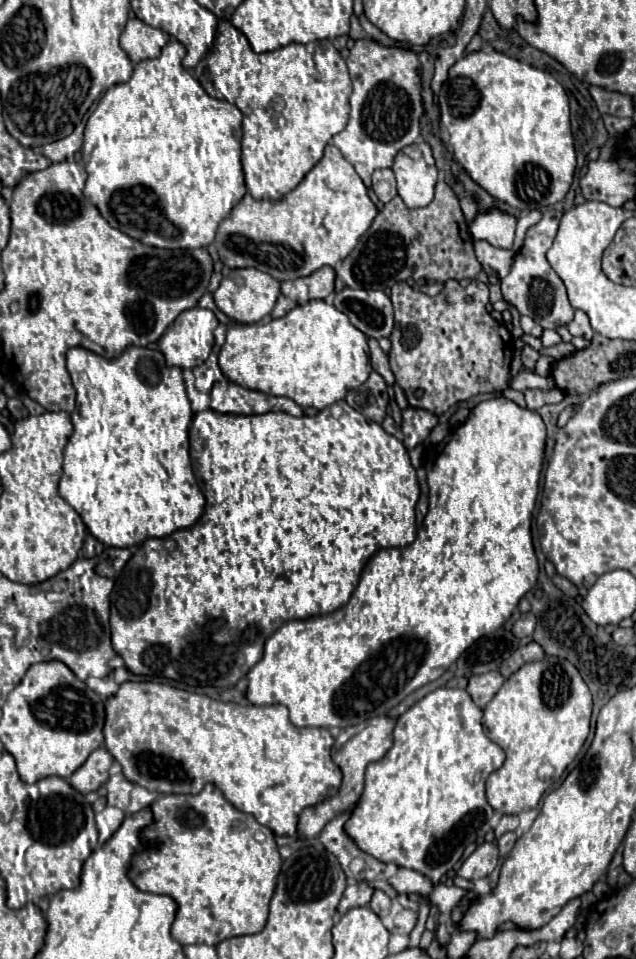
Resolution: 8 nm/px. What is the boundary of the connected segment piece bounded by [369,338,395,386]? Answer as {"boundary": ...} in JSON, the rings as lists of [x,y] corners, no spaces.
{"boundary":[[[369,338],[369,362],[371,362],[371,368],[375,372],[379,372],[387,384],[395,384],[395,376],[389,368],[389,360],[385,356],[385,352],[379,348],[379,342],[375,338]]]}

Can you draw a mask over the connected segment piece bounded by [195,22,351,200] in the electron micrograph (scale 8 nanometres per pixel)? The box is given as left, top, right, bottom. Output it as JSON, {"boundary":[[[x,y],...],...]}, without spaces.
{"boundary":[[[219,24],[211,52],[197,64],[195,76],[213,98],[227,100],[243,112],[243,172],[245,184],[257,200],[279,200],[291,192],[303,176],[321,160],[329,140],[341,132],[349,120],[351,78],[347,64],[329,40],[309,44],[287,44],[273,52],[253,52],[247,38],[231,24]]]}

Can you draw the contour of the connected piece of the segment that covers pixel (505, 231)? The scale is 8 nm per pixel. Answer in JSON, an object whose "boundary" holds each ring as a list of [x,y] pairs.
{"boundary":[[[487,212],[473,220],[469,232],[475,240],[487,240],[497,248],[511,248],[515,226],[517,220],[513,220],[513,216],[505,216],[505,212]]]}

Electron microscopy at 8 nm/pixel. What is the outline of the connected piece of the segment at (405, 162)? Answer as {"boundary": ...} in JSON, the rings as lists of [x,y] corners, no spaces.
{"boundary":[[[411,145],[406,146],[395,156],[391,170],[395,172],[397,190],[407,208],[421,208],[431,203],[438,180],[433,153],[432,160],[423,156],[416,158]]]}

